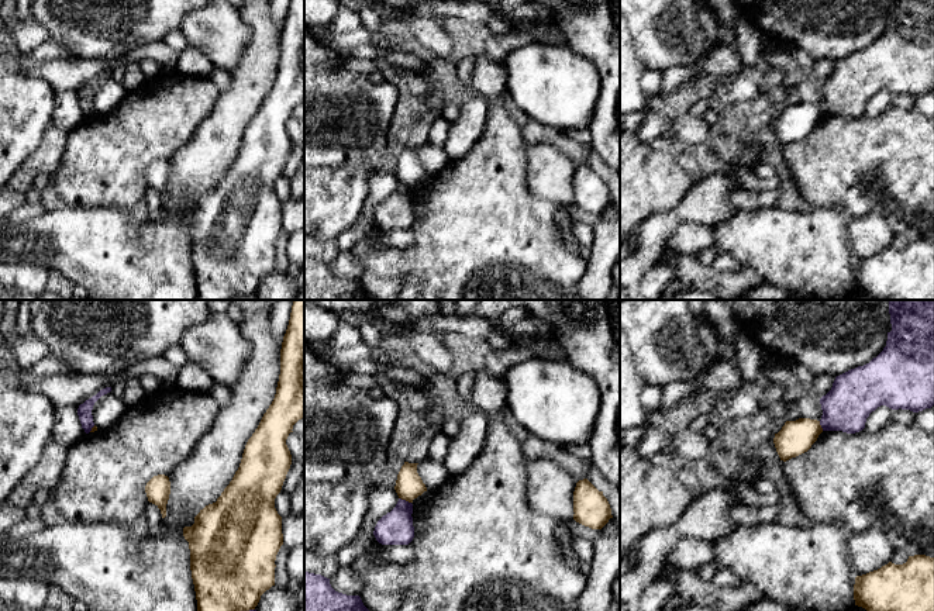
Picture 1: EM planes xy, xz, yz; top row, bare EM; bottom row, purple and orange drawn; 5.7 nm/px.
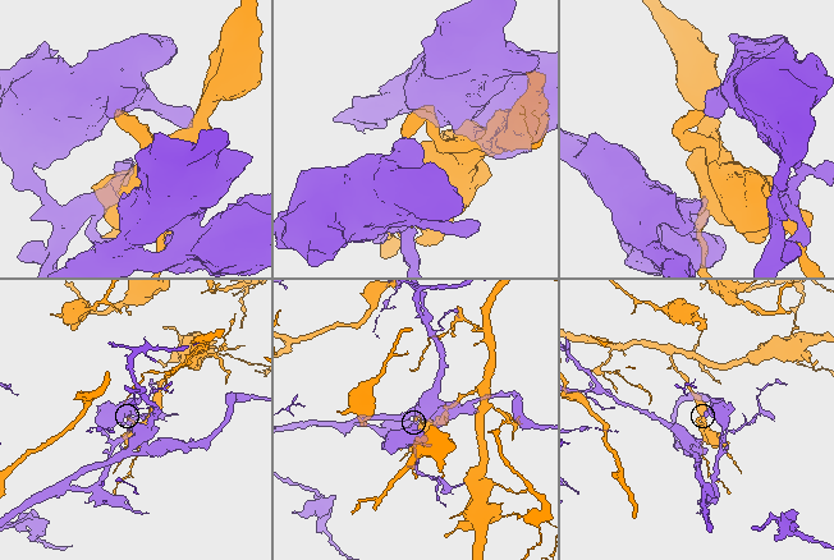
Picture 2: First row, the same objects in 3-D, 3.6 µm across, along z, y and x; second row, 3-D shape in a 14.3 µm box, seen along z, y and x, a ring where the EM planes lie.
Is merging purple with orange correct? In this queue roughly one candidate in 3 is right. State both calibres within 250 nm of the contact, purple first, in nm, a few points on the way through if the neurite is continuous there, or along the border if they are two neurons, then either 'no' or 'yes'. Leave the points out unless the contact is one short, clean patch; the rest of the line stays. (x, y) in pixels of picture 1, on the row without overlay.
calibres 190 and 160 nm; no

